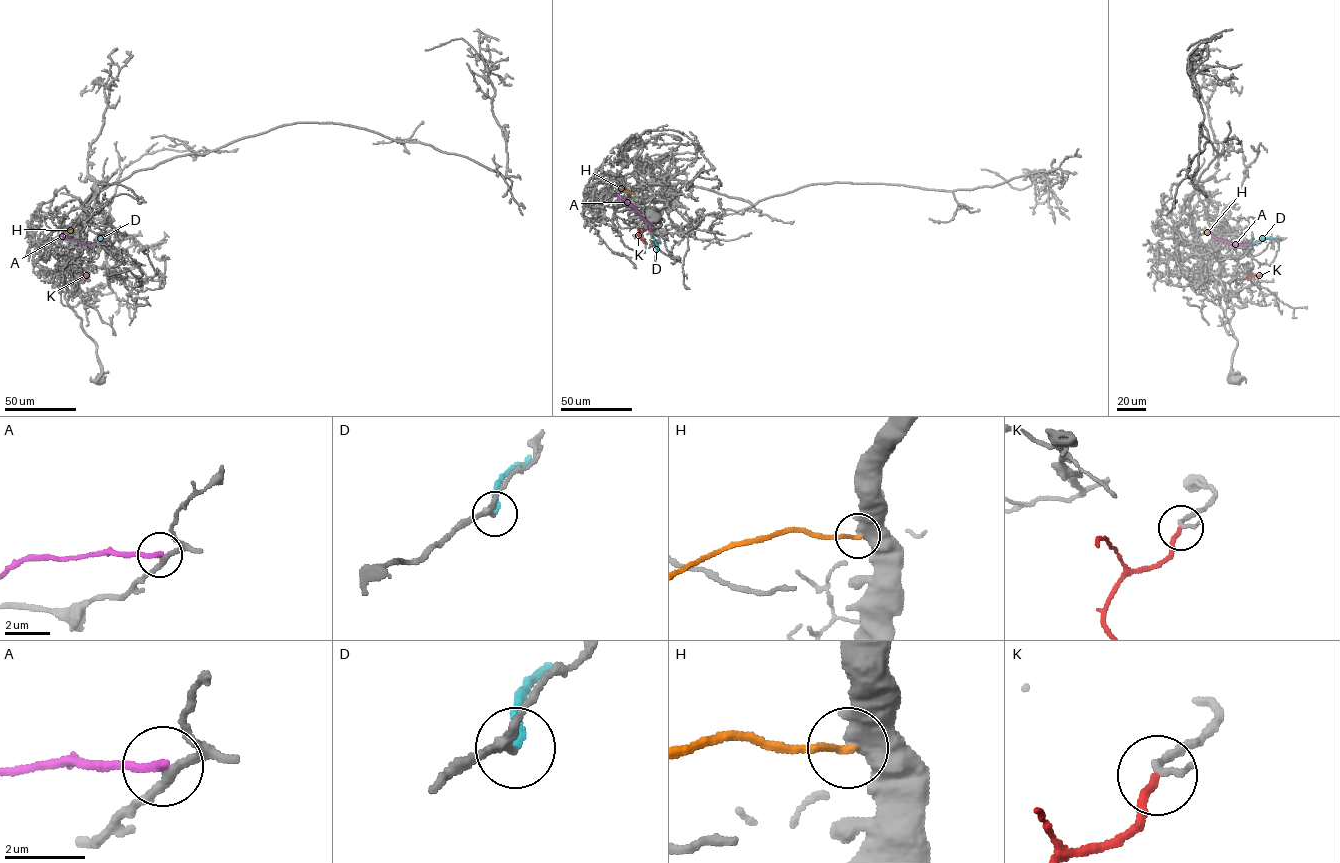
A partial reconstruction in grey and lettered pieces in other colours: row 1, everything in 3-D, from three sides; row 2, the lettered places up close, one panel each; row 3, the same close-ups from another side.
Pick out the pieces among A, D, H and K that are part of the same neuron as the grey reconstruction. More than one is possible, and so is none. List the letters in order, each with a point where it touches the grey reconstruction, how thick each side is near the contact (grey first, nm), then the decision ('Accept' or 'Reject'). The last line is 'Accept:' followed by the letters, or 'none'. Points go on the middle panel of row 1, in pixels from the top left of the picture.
A: Touches grey at (651, 231). Thickness 240 nm (grey) against 240 nm. Reject
D: Touches grey at (653, 234). Thickness 160 nm (grey) against 280 nm. Accept
H: Touches grey at (634, 194). Thickness 550 nm (grey) against 190 nm. Reject
K: Touches grey at (643, 229). Thickness 220 nm (grey) against 190 nm. Accept
Accept: D, K

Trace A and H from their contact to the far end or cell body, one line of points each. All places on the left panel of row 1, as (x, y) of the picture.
A: (95, 244), (89, 245), (60, 235)
H: (78, 229), (64, 233)

